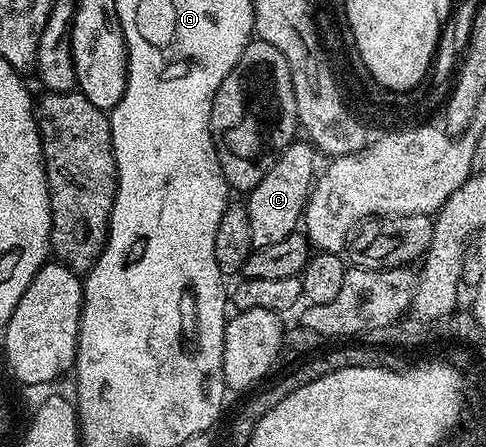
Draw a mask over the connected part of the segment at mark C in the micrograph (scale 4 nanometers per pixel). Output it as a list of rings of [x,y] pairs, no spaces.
[[[307,140],[293,141],[278,155],[274,167],[270,167],[266,175],[262,175],[262,183],[258,183],[247,194],[253,249],[272,246],[297,232],[304,215],[304,205],[308,202],[308,194],[312,192],[314,174],[317,172],[316,157],[318,158],[317,150]]]

